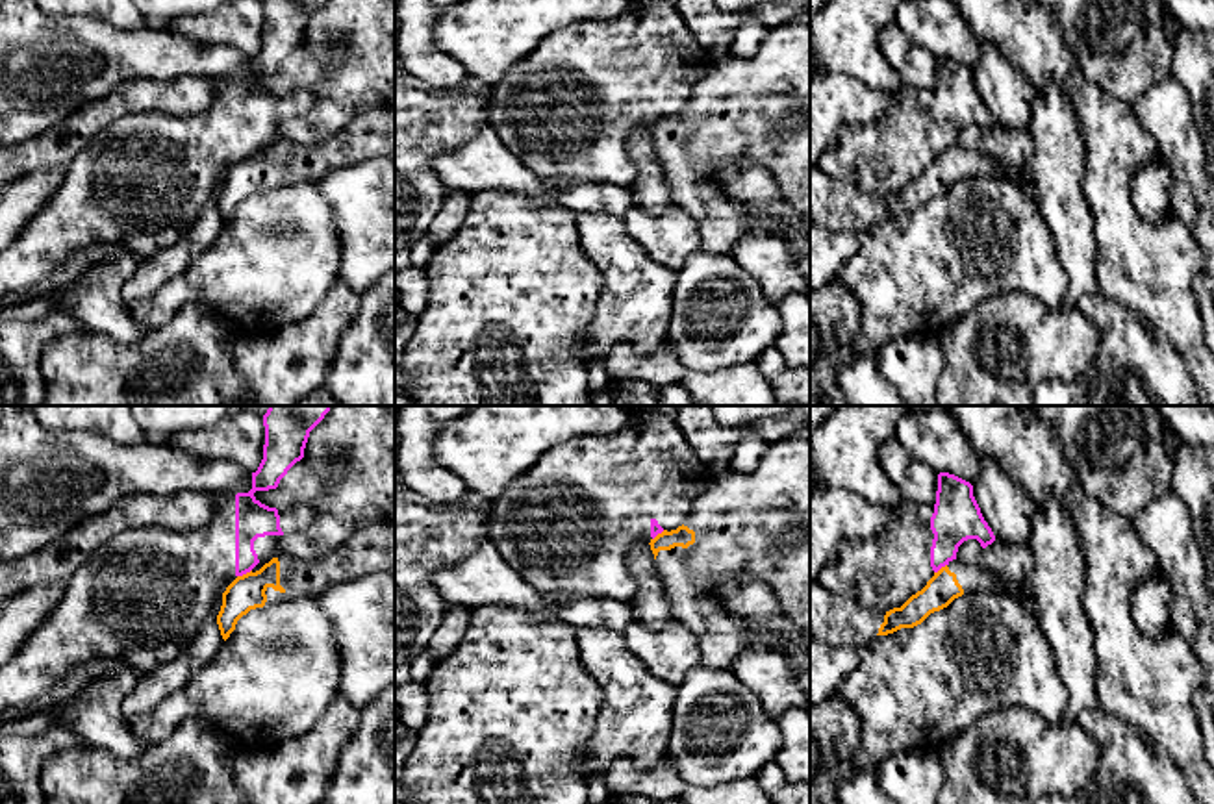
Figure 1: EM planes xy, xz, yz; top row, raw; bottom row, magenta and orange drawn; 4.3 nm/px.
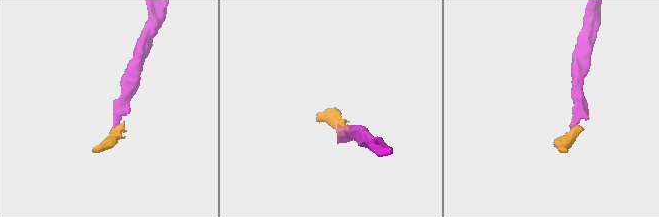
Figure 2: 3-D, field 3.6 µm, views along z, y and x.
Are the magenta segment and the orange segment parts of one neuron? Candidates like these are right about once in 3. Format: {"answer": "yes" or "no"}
{"answer": "no"}

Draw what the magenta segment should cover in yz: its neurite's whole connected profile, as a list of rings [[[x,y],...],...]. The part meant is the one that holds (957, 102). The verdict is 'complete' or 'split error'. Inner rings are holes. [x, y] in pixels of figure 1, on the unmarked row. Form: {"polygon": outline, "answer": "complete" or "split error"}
{"polygon": [[[940,57],[934,91],[901,87],[882,119],[871,124],[845,126],[832,148],[819,157],[817,167],[830,180],[886,198],[901,193],[942,152],[956,144],[958,132],[967,124],[977,124],[986,133],[995,120],[980,98],[973,70],[955,59]]], "answer": "split error"}

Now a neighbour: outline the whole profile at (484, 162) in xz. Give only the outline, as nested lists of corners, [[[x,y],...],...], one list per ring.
[[[489,124],[458,148],[432,159],[437,178],[449,191],[476,195],[486,189],[523,193],[536,204],[552,204],[573,213],[601,211],[623,219],[636,207],[630,187],[610,182],[547,182],[526,167]]]

